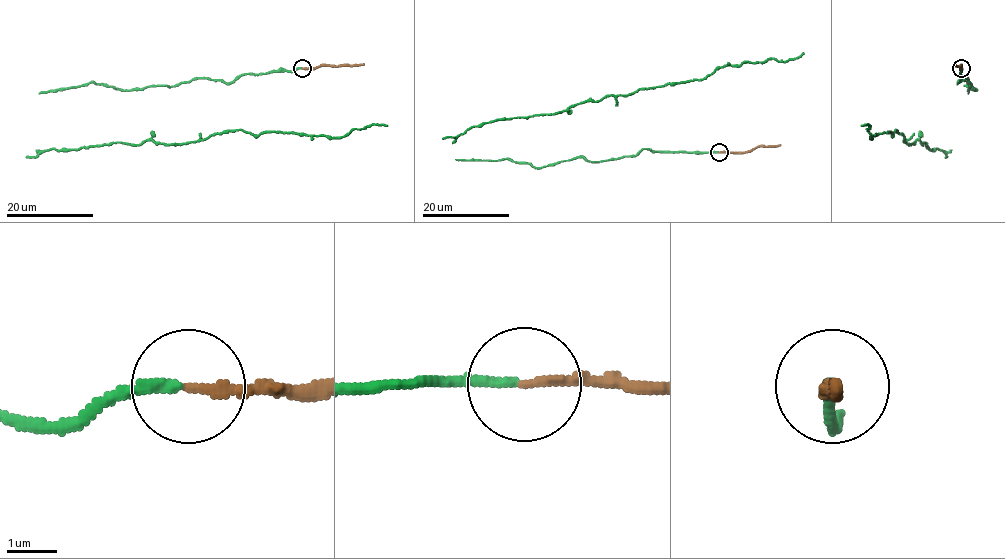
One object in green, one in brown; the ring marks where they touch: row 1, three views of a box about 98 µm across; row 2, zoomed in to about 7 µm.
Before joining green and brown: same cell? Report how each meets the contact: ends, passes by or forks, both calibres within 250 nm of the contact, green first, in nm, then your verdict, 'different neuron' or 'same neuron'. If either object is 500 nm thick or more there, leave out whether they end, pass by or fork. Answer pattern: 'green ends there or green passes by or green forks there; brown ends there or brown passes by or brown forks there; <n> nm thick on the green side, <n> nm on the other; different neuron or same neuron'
green ends there; brown ends there; 170 nm thick on the green side, 190 nm on the other; same neuron

